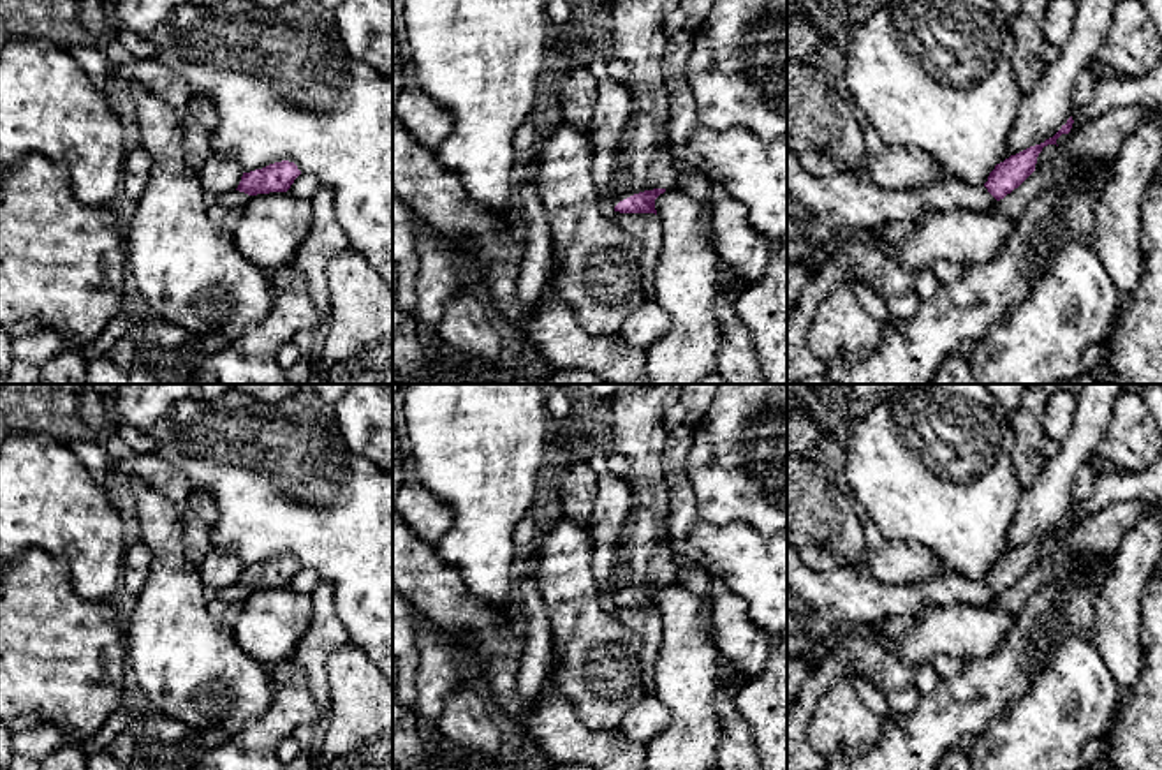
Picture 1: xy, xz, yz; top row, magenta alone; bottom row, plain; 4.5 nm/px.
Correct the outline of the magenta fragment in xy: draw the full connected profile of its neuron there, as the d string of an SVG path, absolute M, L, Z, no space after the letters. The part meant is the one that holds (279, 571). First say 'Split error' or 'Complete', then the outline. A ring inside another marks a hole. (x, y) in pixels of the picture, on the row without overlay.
Split error. M289 555L243 567L238 583L218 590L217 597L225 603L243 604L257 589L287 587L299 569L298 560Z

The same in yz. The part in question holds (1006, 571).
Split error. M1070 511L1053 532L997 559L984 580L956 573L887 583L849 566L819 573L799 559L787 539L787 657L808 654L843 622L873 626L898 615L916 615L930 604L986 604L1018 583L1035 566L1042 543L1056 539L1072 518Z

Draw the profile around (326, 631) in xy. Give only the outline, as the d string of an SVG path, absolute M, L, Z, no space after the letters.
M322 581L312 592L313 617L298 643L290 663L305 675L310 692L317 701L320 717L312 724L313 740L310 751L320 749L331 717L327 657L350 641L347 627L336 615L335 589Z

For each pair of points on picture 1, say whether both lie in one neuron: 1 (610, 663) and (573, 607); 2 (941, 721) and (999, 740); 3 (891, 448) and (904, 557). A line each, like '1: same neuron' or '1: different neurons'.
1: same neuron
2: different neurons
3: different neurons

